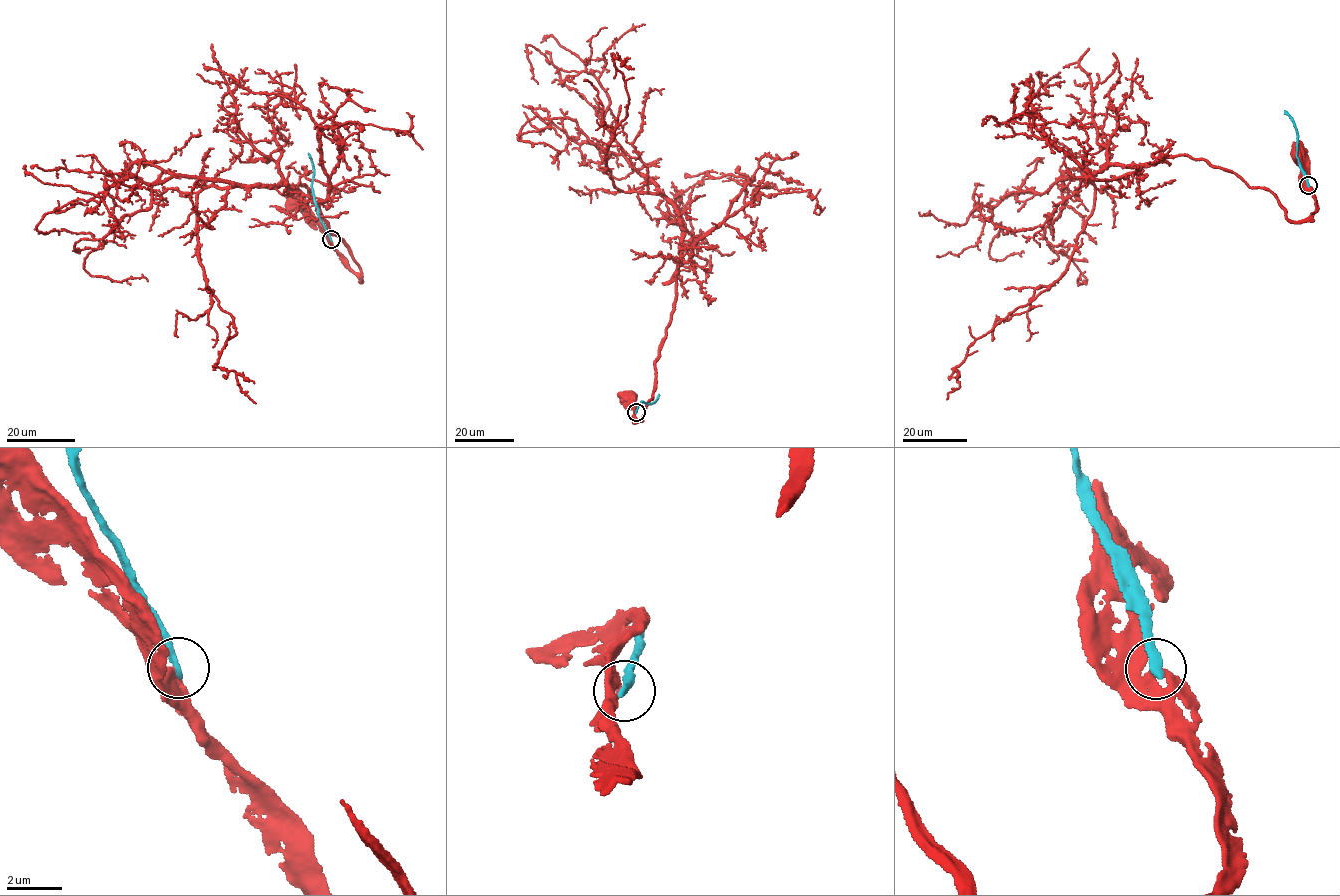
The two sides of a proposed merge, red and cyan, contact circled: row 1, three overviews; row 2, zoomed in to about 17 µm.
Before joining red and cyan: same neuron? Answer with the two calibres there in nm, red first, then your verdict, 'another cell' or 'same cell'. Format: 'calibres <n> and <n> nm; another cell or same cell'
calibres 400 and 300 nm; another cell

